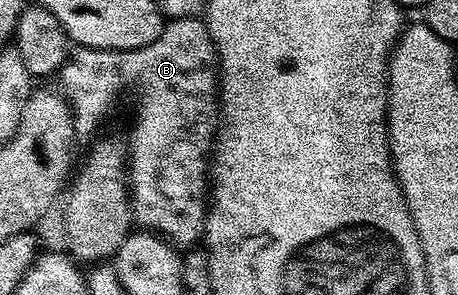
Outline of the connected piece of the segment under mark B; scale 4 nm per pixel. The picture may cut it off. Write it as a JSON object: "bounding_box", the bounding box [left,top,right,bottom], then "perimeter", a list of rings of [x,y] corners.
{"bounding_box":[57,17,219,247],"perimeter":[[[202,17],[168,21],[153,44],[132,50],[98,50],[88,46],[76,49],[64,62],[57,81],[71,108],[71,119],[75,121],[75,132],[79,136],[93,133],[99,121],[114,108],[115,101],[126,90],[135,90],[139,107],[131,126],[125,167],[134,221],[138,225],[140,222],[144,231],[158,232],[176,247],[194,247],[198,243],[195,241],[204,237],[207,225],[209,159],[215,145],[215,131],[219,129],[217,59],[206,21]]]}

